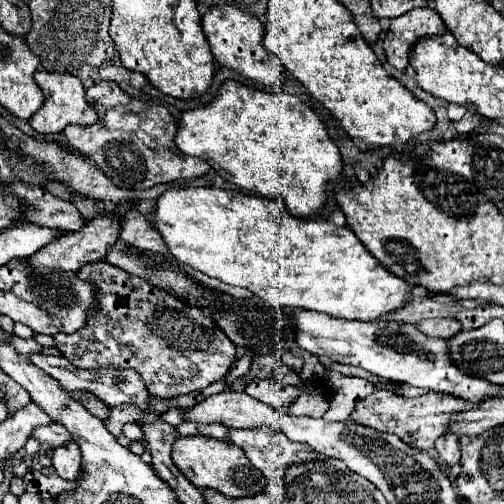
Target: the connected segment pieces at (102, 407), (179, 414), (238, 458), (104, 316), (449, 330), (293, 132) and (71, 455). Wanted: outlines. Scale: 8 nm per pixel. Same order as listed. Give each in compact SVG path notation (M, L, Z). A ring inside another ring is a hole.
M73 391L70 395L80 403L95 417L106 420L109 415L109 407L106 406L101 400L98 400L96 396L88 392Z
M172 408L166 413L162 414L160 416L160 419L174 427L181 424L181 422L184 422L184 416L183 413L186 409L184 408Z
M192 436L192 438L178 438L172 446L172 460L180 468L180 472L196 486L196 488L212 488L228 498L246 498L256 496L264 490L260 484L262 472L258 472L246 458L244 450L232 442L206 438L206 436Z
M108 262L86 264L78 276L96 284L96 296L100 308L90 314L86 328L80 328L74 334L54 336L56 346L64 358L68 358L78 368L134 368L142 374L142 380L148 388L148 394L156 398L174 398L188 394L192 390L202 390L216 380L222 380L236 360L236 346L226 338L226 334L198 308L182 304L178 298L166 294L164 290L152 286L146 278L124 272L118 266Z
M438 318L438 320L422 320L416 324L426 336L438 338L452 338L462 330L462 324L456 318Z
M224 80L210 104L182 112L174 142L182 154L206 158L206 162L224 180L258 196L284 198L290 214L298 218L316 216L318 210L324 208L326 180L332 180L342 172L342 158L338 146L330 140L326 126L312 108L308 108L298 96L286 92L256 90L236 80Z
M68 442L64 446L54 448L52 454L52 466L56 470L56 474L68 482L78 478L80 472L80 448L76 442Z

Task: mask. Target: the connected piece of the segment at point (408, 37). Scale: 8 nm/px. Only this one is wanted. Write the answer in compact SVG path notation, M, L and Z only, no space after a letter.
M428 6L418 10L414 8L398 18L392 18L390 30L386 32L386 40L384 40L386 58L394 68L404 70L410 60L410 50L420 38L436 36L444 32L446 26L434 8Z

